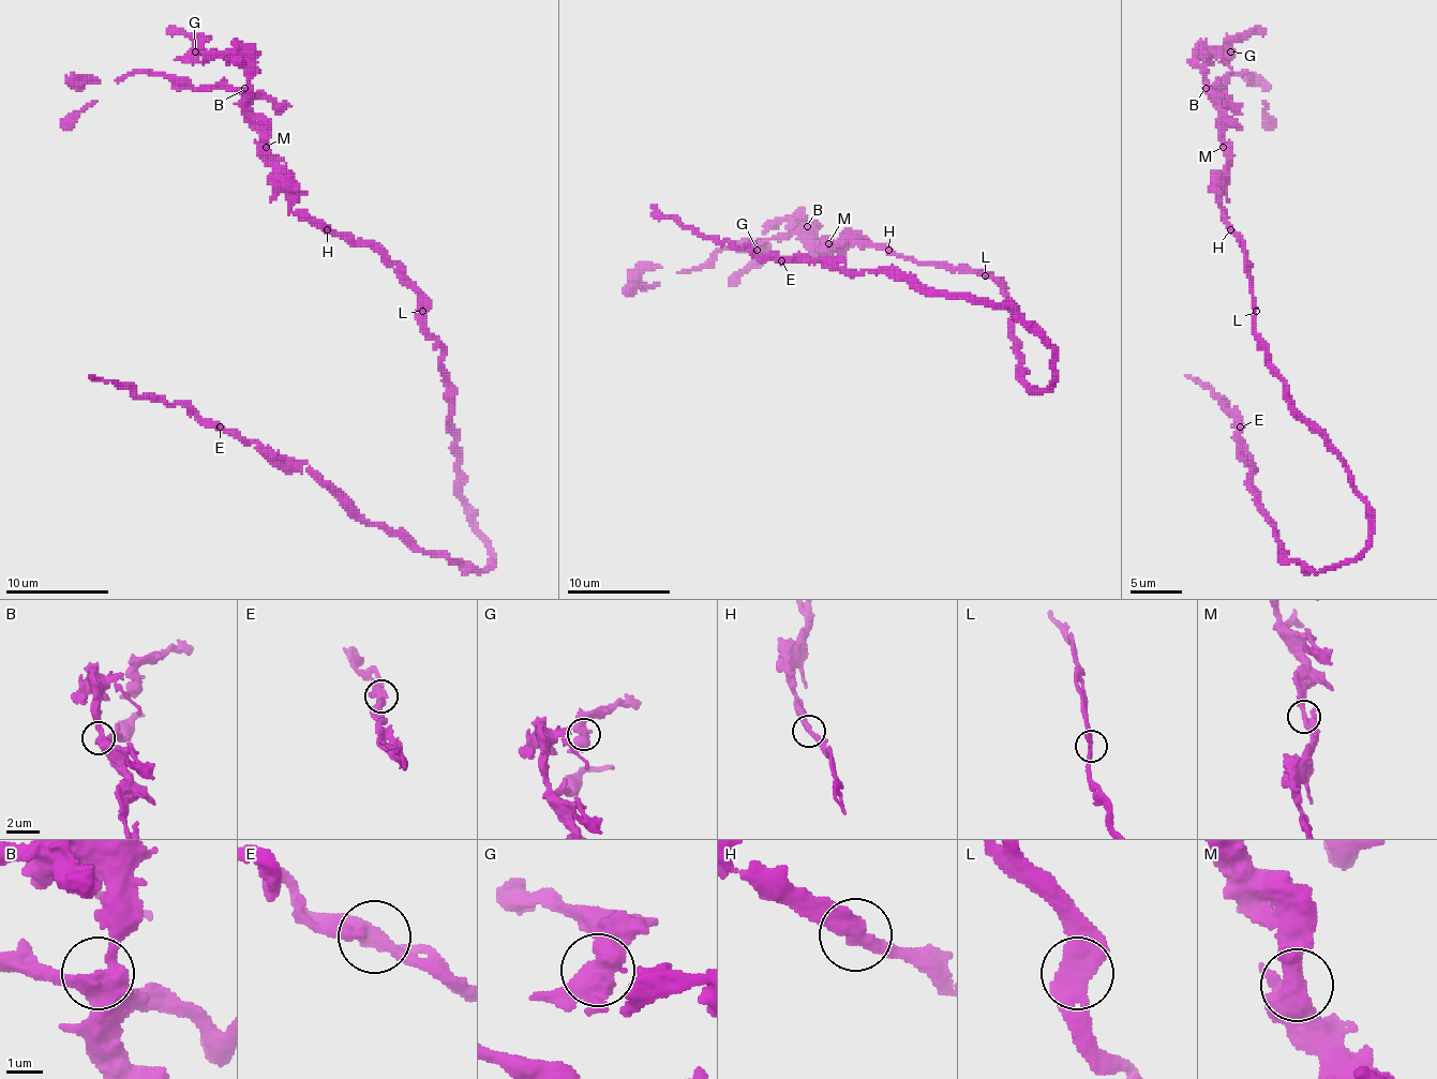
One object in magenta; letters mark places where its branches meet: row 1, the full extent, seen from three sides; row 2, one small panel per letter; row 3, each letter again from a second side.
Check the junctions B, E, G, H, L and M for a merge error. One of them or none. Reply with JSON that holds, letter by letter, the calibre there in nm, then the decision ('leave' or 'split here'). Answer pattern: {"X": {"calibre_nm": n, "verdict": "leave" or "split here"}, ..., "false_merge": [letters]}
{"B": {"calibre_nm": 420, "verdict": "leave"}, "E": {"calibre_nm": 360, "verdict": "leave"}, "G": {"calibre_nm": 550, "verdict": "leave"}, "H": {"calibre_nm": 400, "verdict": "leave"}, "L": {"calibre_nm": 460, "verdict": "leave"}, "M": {"calibre_nm": 440, "verdict": "leave"}, "false_merge": []}

